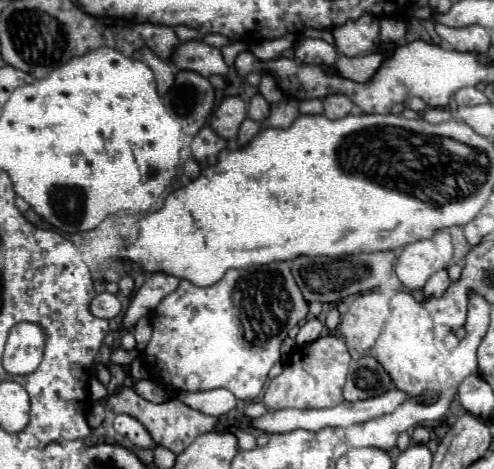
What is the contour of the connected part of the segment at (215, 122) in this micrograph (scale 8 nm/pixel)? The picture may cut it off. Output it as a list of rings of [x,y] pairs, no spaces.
[[[226,97],[212,113],[210,125],[224,139],[236,139],[240,123],[246,119],[246,103],[240,97]]]

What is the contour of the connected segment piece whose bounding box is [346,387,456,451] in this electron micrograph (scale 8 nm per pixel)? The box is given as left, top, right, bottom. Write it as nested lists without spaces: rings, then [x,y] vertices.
[[[456,387],[454,389],[446,389],[440,393],[438,401],[434,403],[424,403],[424,397],[412,397],[408,401],[404,401],[396,411],[388,413],[388,415],[382,415],[378,419],[372,419],[372,421],[366,421],[366,423],[360,423],[360,425],[352,425],[346,429],[346,439],[348,439],[348,445],[350,447],[378,447],[378,449],[384,449],[384,451],[390,451],[392,447],[396,447],[396,439],[402,431],[408,431],[412,429],[414,425],[418,425],[420,421],[436,421],[440,417],[444,417],[444,413],[448,411],[450,407],[450,401],[454,399],[456,395]]]

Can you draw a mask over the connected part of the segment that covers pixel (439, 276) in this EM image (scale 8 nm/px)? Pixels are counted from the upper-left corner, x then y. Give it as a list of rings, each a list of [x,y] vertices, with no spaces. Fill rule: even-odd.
[[[440,269],[440,271],[436,271],[430,279],[428,279],[428,283],[424,285],[424,295],[426,297],[440,297],[446,289],[448,289],[448,285],[450,285],[450,277],[448,277],[448,271],[446,269]]]

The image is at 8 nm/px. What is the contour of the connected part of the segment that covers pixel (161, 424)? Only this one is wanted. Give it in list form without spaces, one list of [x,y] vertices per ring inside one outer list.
[[[122,387],[118,393],[108,395],[106,397],[106,407],[110,407],[114,413],[126,413],[126,415],[136,417],[148,429],[148,433],[152,435],[156,445],[162,445],[162,447],[166,447],[174,453],[182,453],[198,437],[198,433],[212,431],[218,423],[218,417],[210,417],[210,415],[204,415],[200,411],[194,411],[178,399],[170,399],[166,403],[150,403],[150,401],[142,399],[130,387]]]

